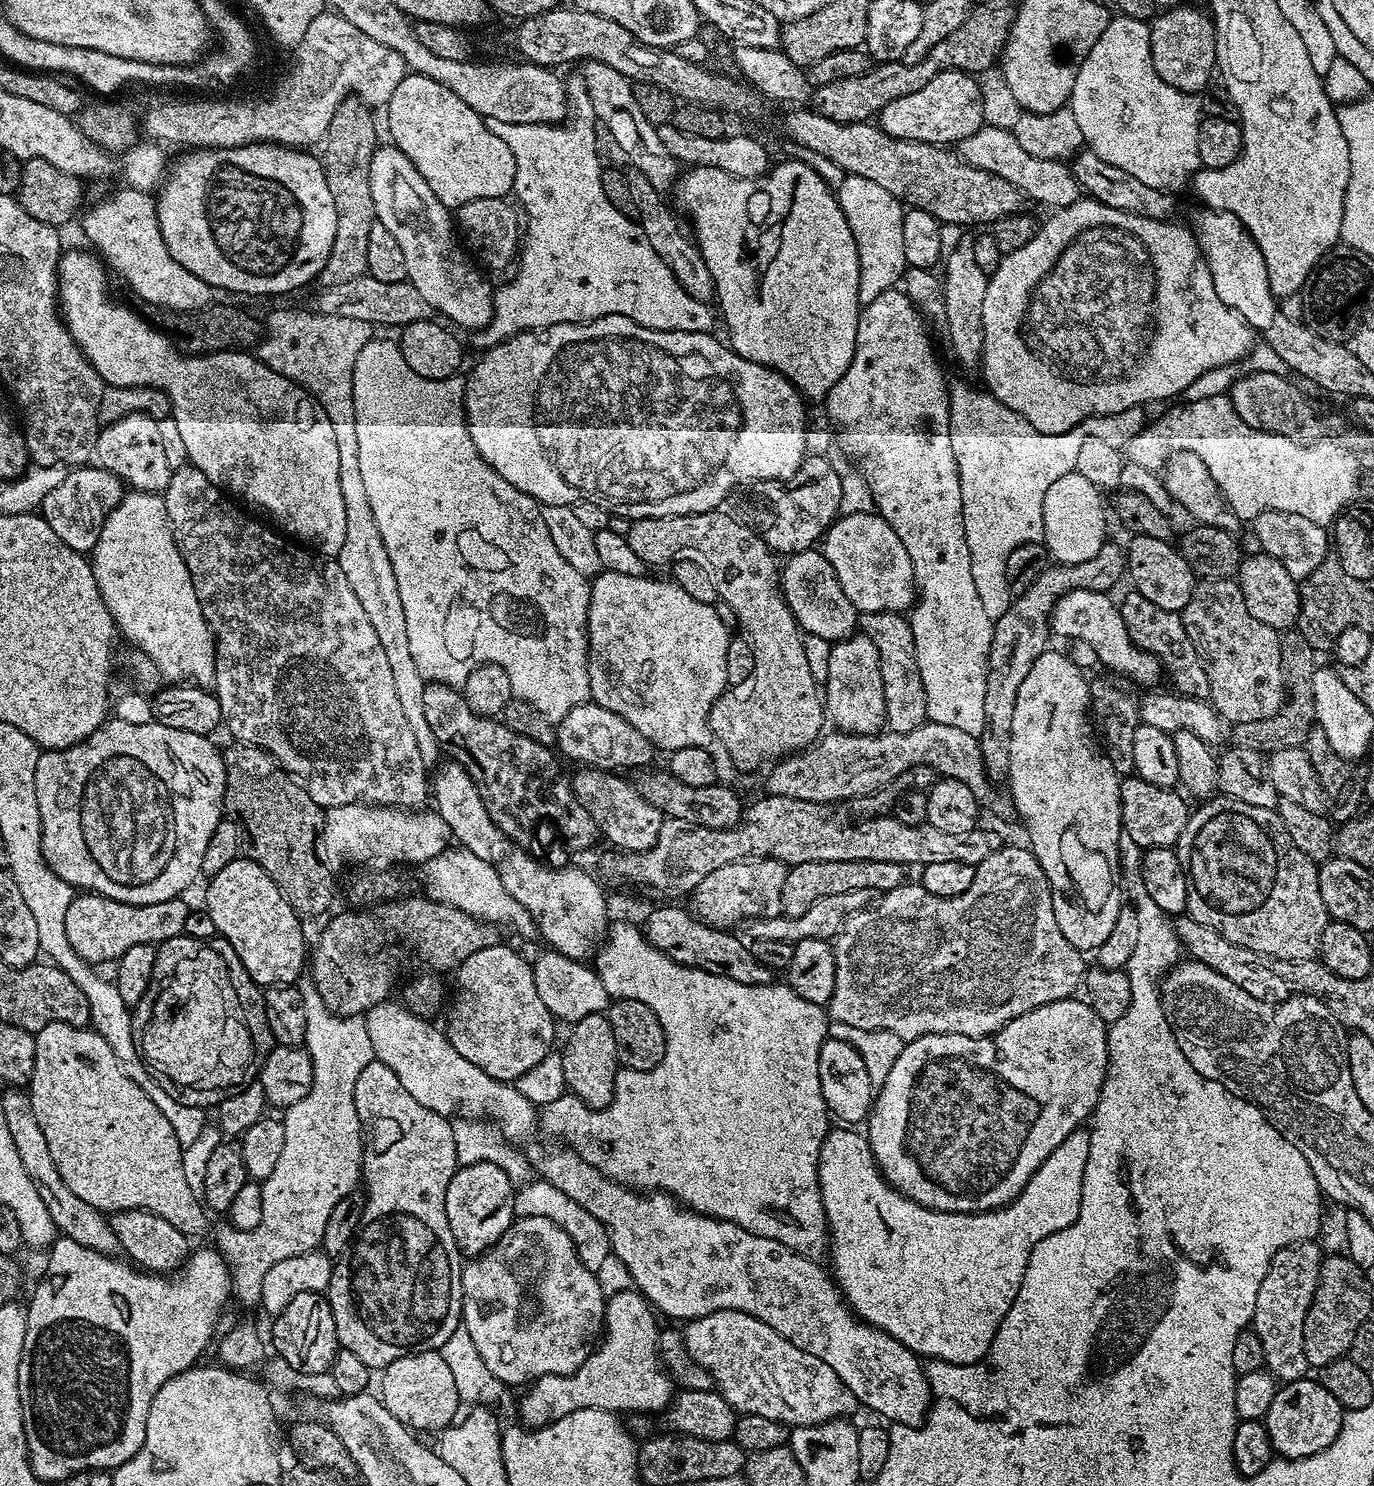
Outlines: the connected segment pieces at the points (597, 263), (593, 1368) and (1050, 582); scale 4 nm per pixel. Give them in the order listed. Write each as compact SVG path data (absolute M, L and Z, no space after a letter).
M579 75L567 77L567 94L574 105L563 123L518 125L498 122L498 118L486 121L488 129L514 154L516 163L516 187L514 196L520 199L519 207L527 216L522 247L518 252L520 269L509 284L495 289L493 317L484 328L471 333L472 344L479 350L487 350L519 332L533 328L549 328L555 324L584 324L610 314L630 318L647 328L667 332L712 332L712 312L703 300L690 298L686 290L674 278L670 266L654 254L646 242L646 234L631 216L624 216L606 198L602 190L602 163L596 153L597 118L594 106L590 106L590 94Z
M635 1290L611 1293L604 1305L604 1326L598 1350L593 1350L569 1376L543 1376L534 1381L520 1400L519 1423L526 1428L552 1424L574 1410L660 1412L673 1401L674 1389L656 1353L657 1313Z
M1106 542L1098 550L1098 554L1094 558L1090 558L1086 562L1078 562L1077 564L1061 564L1053 563L1045 568L1042 574L1038 574L1038 578L1028 587L1022 595L1015 597L1012 603L1007 605L995 617L992 626L992 641L990 642L990 654L988 655L988 673L986 674L986 699L983 712L986 714L984 719L984 732L978 738L980 741L980 749L984 755L984 765L988 771L989 777L993 781L1003 781L1008 774L1008 755L1010 754L1010 730L1014 726L1014 702L1018 702L1018 686L1022 686L1022 678L1026 678L1026 674L1030 674L1030 666L1034 666L1034 662L1046 650L1044 644L1048 640L1050 632L1050 617L1052 607L1056 601L1064 596L1070 590L1094 590L1095 592L1111 593L1112 587L1126 576L1126 552L1123 547L1120 548L1112 542Z

